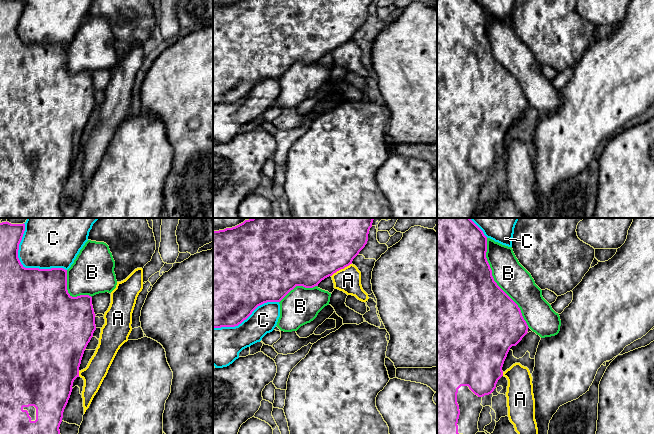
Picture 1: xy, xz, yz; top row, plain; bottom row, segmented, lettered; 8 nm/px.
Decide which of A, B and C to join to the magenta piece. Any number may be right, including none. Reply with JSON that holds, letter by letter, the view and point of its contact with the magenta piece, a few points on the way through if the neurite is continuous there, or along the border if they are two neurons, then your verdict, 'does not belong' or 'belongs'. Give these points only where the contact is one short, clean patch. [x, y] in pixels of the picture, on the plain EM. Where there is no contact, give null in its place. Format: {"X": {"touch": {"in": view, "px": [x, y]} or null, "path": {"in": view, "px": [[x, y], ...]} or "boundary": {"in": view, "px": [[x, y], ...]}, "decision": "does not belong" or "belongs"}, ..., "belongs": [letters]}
{"A": {"touch": {"in": "xz", "px": [341, 44]}, "decision": "does not belong"}, "B": {"touch": {"in": "yz", "px": [496, 59]}, "decision": "does not belong"}, "C": {"touch": {"in": "xy", "px": [24, 43]}, "decision": "belongs"}, "belongs": ["C"]}

